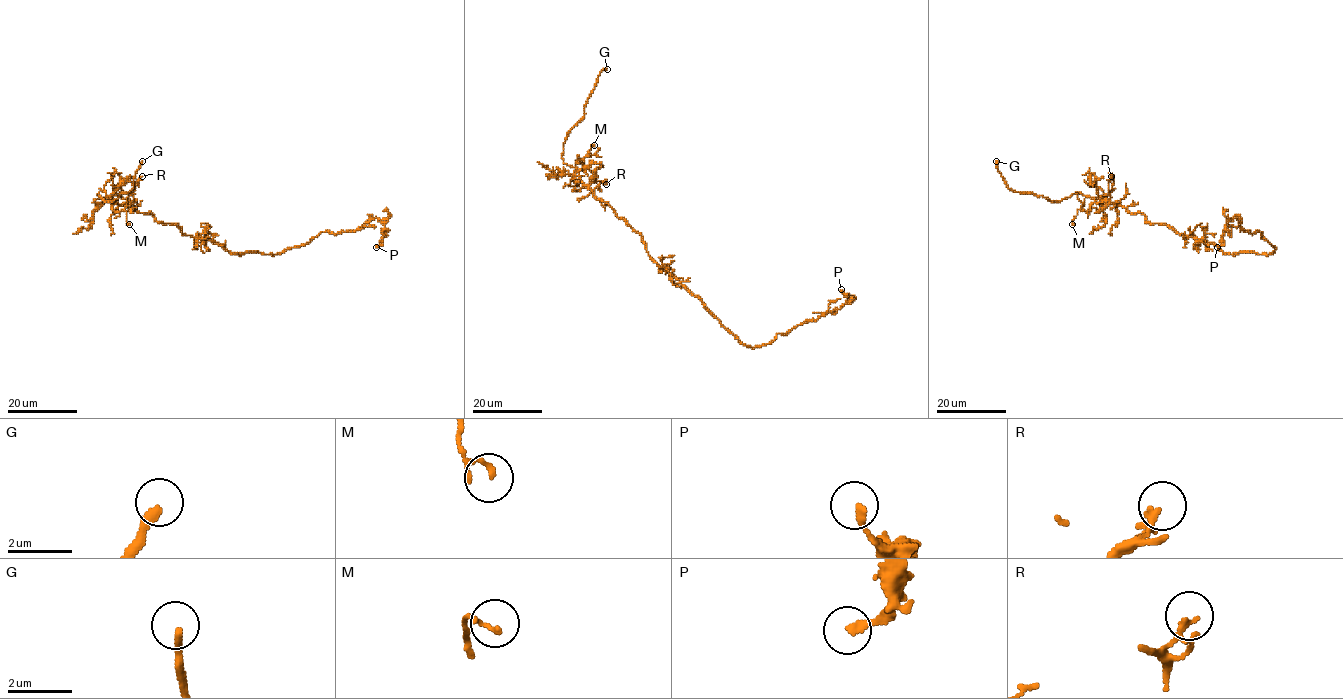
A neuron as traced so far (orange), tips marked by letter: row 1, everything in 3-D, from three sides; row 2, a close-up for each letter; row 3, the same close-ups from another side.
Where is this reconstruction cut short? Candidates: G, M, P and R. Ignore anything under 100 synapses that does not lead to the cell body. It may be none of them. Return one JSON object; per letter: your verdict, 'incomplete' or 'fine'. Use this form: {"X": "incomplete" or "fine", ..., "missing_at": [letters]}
{"G": "incomplete", "M": "fine", "P": "fine", "R": "fine", "missing_at": ["G"]}

